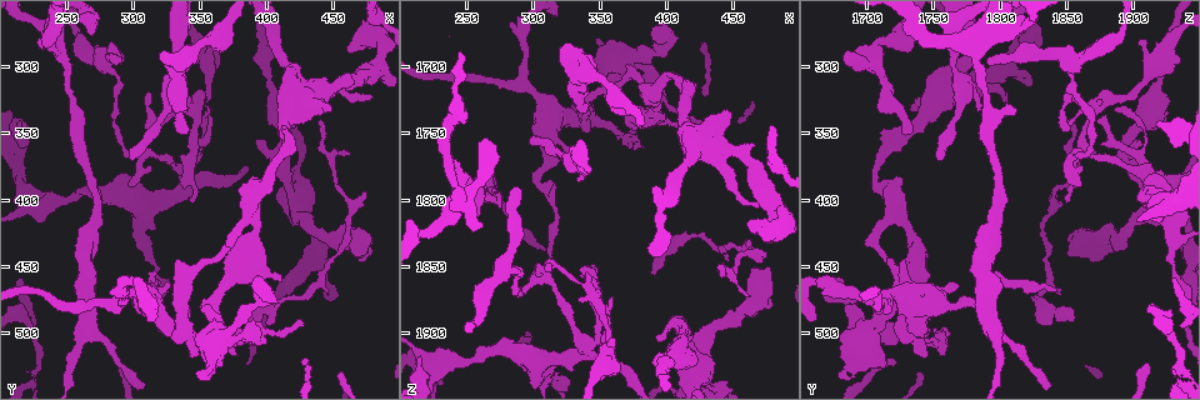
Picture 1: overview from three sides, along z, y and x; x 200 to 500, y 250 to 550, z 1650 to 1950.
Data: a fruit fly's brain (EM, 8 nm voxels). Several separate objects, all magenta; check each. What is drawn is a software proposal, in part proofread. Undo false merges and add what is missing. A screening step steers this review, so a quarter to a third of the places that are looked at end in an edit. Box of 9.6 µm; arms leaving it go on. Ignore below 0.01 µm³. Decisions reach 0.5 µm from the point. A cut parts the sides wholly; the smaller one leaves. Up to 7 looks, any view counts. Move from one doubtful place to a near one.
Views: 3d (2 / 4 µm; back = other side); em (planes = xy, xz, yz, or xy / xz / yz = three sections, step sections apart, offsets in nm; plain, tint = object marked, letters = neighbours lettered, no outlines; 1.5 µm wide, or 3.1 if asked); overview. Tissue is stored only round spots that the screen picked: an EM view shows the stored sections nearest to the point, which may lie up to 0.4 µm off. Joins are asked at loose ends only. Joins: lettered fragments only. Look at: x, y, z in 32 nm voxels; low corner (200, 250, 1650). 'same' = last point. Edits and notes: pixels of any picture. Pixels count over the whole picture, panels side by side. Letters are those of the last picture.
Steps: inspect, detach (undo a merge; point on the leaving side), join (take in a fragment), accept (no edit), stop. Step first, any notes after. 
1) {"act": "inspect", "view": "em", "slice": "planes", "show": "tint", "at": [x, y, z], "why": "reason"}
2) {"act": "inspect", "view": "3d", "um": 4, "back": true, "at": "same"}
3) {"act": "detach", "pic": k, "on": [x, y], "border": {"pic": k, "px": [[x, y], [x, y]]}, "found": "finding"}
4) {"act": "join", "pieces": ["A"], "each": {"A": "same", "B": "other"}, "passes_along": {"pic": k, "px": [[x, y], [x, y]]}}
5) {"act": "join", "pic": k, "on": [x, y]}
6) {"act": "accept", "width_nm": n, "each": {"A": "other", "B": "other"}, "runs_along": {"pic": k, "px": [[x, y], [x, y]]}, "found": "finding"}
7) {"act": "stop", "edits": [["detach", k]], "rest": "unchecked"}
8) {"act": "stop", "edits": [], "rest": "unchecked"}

{"act": "inspect", "view": "3d", "um": 2, "at": [338, 352, 1726], "why": "branch stops here"}

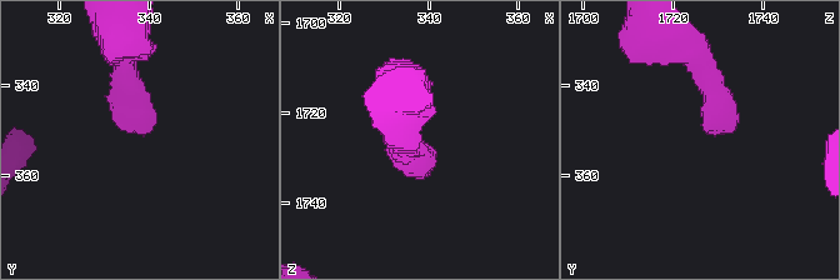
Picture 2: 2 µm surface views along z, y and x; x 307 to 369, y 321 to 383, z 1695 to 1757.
{"act": "inspect", "view": "em", "slice": "xz", "step": 8, "show": "letters", "at": [339, 350, 1727]}

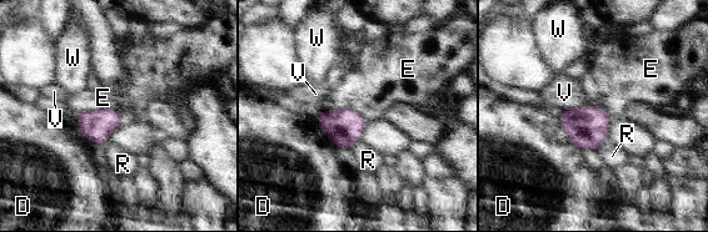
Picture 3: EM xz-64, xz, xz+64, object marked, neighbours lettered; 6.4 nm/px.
{"act": "accept", "longest_contact_nm": ["E", 320], "each": {"D": "other", "E": "other", "R": "other", "V": "other", "W": "other"}, "found": "no lettered fragment goes on from it"}

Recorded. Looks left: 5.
{"act": "inspect", "view": "em", "slice": "yz", "step": 4, "show": "tint", "at": [444, 342, 1850], "why": "free end"}

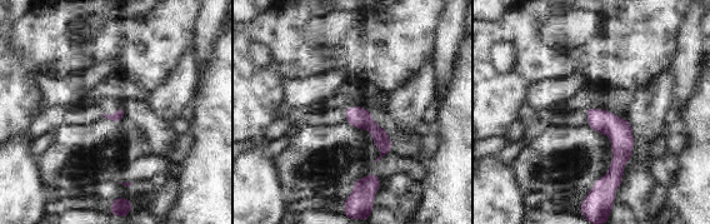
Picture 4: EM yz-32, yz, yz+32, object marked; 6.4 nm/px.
{"act": "inspect", "view": "em", "slice": "yz", "step": 4, "show": "letters", "at": "same", "why": "see the neighbours"}

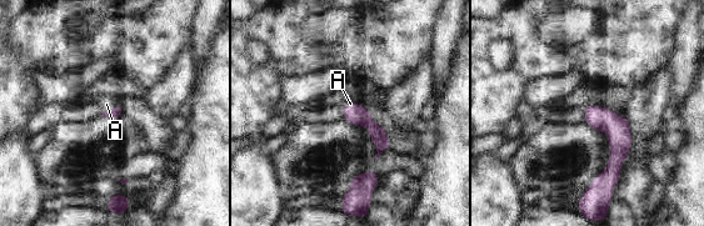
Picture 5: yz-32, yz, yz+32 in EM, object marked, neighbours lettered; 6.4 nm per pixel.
{"act": "join", "pic": 5, "on": [106, 104], "longest_contact_nm": ["A", 130], "each": {"A": "same"}, "passes_along": {"pic": 5, "px": [[118, 110], [111, 110], [106, 104]]}, "found": "the cell continues"}

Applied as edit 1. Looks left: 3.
{"act": "inspect", "view": "overview"}

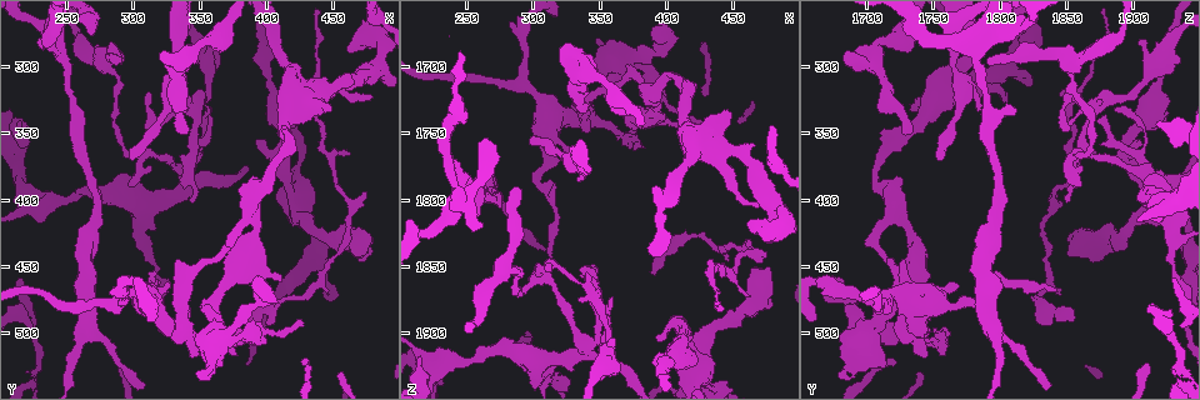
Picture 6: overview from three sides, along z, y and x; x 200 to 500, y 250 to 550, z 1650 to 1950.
{"act": "inspect", "view": "em", "slice": "planes", "show": "letters", "at": [462, 288, 1818], "why": "an open end"}

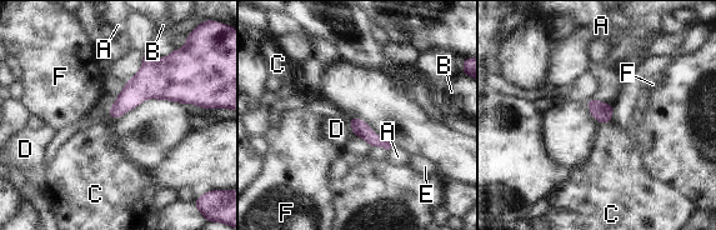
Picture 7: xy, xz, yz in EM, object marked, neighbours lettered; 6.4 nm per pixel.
{"act": "accept", "each": {"A": "other", "B": "other", "C": "other", "D": "other", "E": "other", "F": "other"}, "border": {"pic": 7, "px": [[611, 120], [600, 124]]}, "found": "no lettered fragment goes on from it"}

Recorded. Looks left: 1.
{"act": "stop", "edits": [["join", 5]], "rest": "unchecked"}

